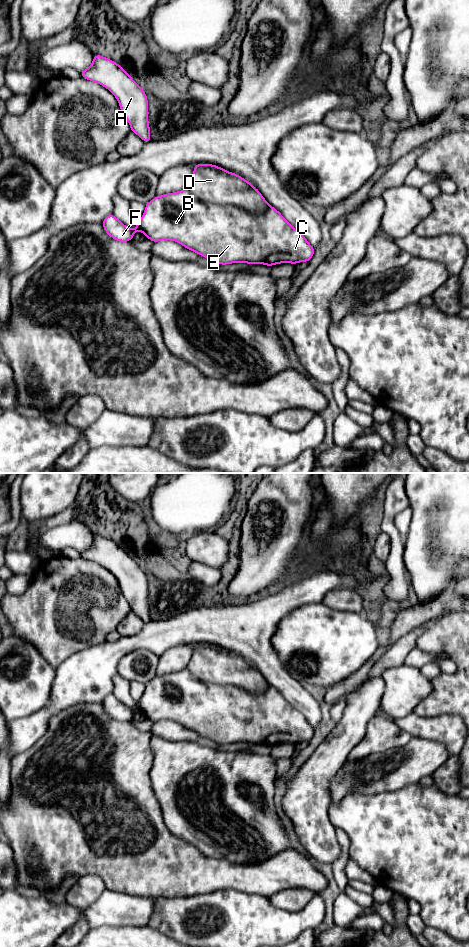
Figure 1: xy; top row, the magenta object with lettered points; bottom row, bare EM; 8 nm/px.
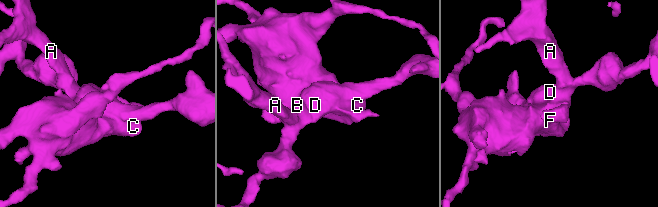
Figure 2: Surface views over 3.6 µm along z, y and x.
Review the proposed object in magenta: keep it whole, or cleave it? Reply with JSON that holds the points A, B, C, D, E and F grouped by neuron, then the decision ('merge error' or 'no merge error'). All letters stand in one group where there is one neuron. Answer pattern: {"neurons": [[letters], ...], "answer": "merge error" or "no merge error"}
{"neurons": [["A", "B", "C", "E", "F"], ["D"]], "answer": "merge error"}

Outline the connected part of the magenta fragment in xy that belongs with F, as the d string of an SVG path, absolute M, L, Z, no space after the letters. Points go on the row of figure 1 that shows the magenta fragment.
M188 189L156 196L145 204L145 211L136 223L136 228L131 229L124 225L112 213L101 222L104 231L114 240L129 242L136 231L140 231L153 243L162 240L176 241L198 255L208 258L219 265L233 263L263 264L274 266L276 264L309 262L314 256L315 248L310 245L304 235L294 228L282 214L268 203L267 209L261 214L252 214L241 207L233 205L218 205L205 203L195 198Z

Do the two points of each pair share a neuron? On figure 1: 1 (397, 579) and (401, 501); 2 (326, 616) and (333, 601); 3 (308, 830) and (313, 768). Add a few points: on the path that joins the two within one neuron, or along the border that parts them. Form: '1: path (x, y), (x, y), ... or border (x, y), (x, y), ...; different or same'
1: path (396, 560), (396, 538), (389, 528), (389, 520); same
2: border (321, 602), (334, 609), (353, 612); different
3: path (310, 815), (311, 783); same

